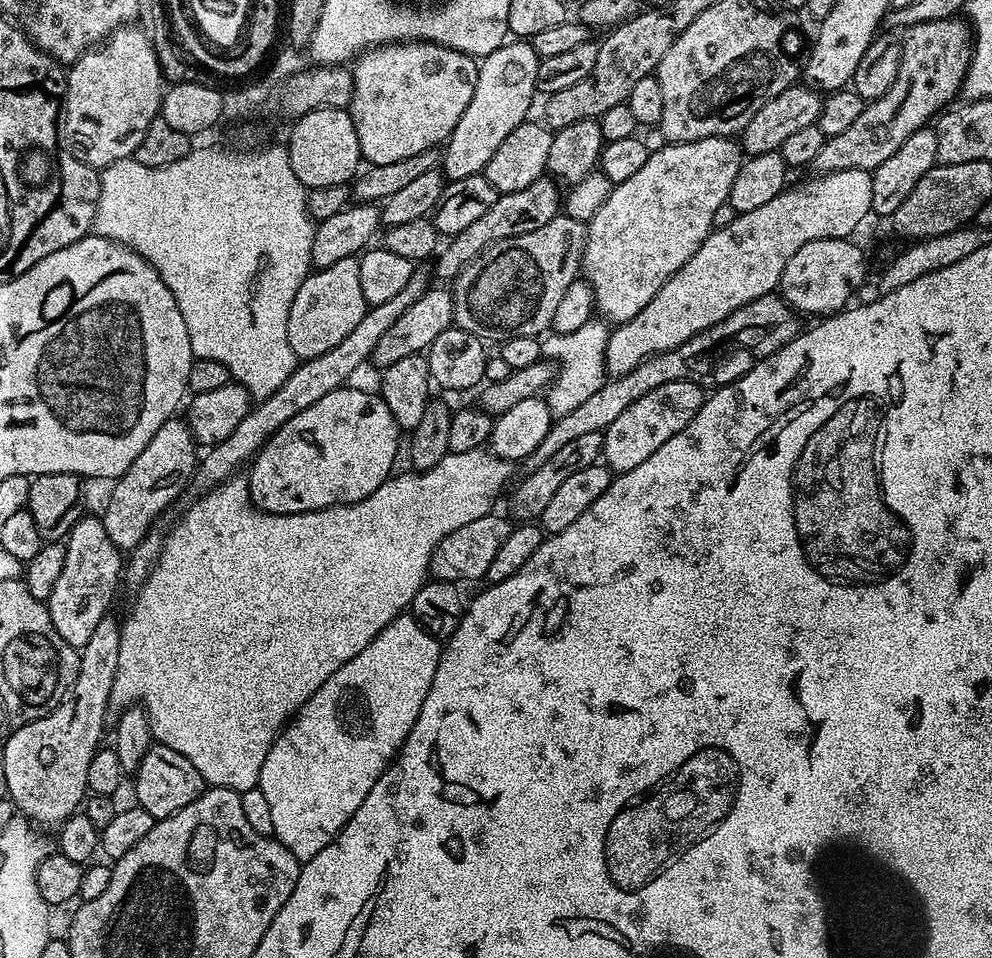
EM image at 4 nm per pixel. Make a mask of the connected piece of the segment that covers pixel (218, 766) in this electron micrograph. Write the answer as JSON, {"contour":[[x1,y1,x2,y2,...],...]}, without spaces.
{"contour":[[475,448,466,454,449,452,438,466,425,472,407,470,399,476,389,476,374,494,357,504,339,504,333,508,323,508,313,512,298,514,274,514,264,512,256,507,250,498,247,475,237,474,229,480,210,488,203,493,184,513,180,521,164,536,164,549,160,552,158,562,152,573,139,585,133,612,123,617,118,646,118,674,114,674,114,688,110,690,111,707,123,710,129,705,139,702,148,714,149,728,153,741,170,746,170,750,178,750,202,774,205,785,213,788,229,788,241,793,257,787,262,774,262,762,266,762,266,754,270,754,270,746,276,741,288,721,300,711,302,705,354,654,362,654,379,632,389,624,395,616,411,609,414,594,429,579,432,566,432,555,446,538,446,534,454,534,466,522,474,522,474,518,482,518,493,511,496,499,504,488,504,483,512,476,513,465,495,456,492,451]]}

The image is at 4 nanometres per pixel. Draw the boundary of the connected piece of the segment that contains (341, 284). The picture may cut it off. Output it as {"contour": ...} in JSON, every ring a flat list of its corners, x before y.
{"contour":[[356,256,342,258,334,266,316,268,298,286,294,302,290,306,290,318,286,318,286,338,290,338,290,350,294,350,297,361,318,358,326,350,334,350,358,322,367,314,370,305,362,298,362,281,358,279,359,259]]}

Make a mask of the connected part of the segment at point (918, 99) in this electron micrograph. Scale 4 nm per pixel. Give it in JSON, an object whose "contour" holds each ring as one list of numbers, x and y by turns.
{"contour":[[961,20,922,22,903,33,900,69,894,86,890,86,882,98,865,103,856,121,842,134,825,139,814,165,817,173,841,172,847,168,871,172,882,166,882,162,886,162,886,158,890,158,890,154,894,154,914,130,925,127,937,113,955,101,952,100,955,96,961,95,974,43,969,25]]}

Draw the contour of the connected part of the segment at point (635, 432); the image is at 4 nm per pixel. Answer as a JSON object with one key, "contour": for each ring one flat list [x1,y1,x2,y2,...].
{"contour":[[694,380,666,382,665,385,643,394,638,402,626,406,626,410,622,410,622,414,618,414,618,418,614,418,614,422,610,422,603,433,603,463,616,474,642,466,642,462,646,462,646,458,650,458,650,454,654,454,654,450,662,446,662,442,678,434,678,430,686,427,690,418,698,414,706,399,706,392,700,388,701,385]]}

